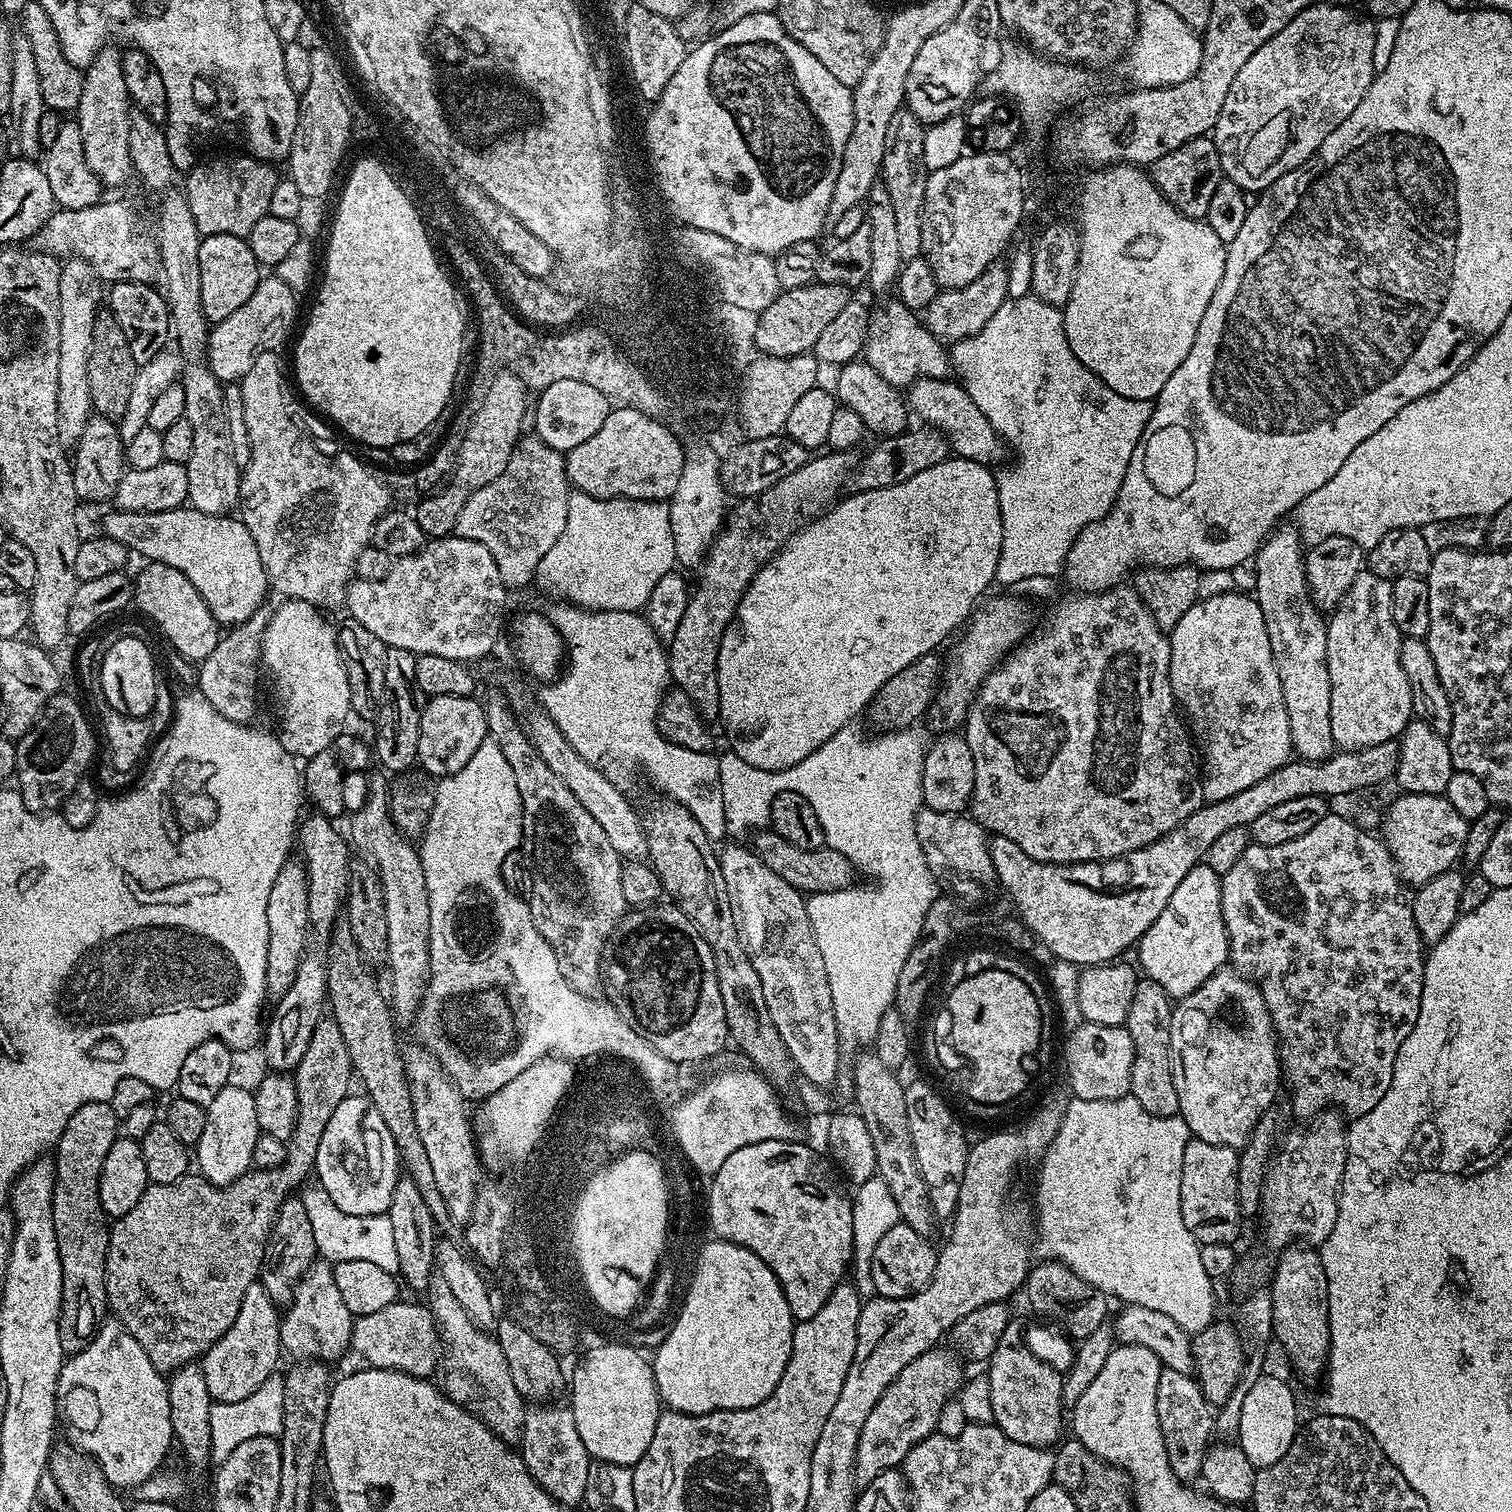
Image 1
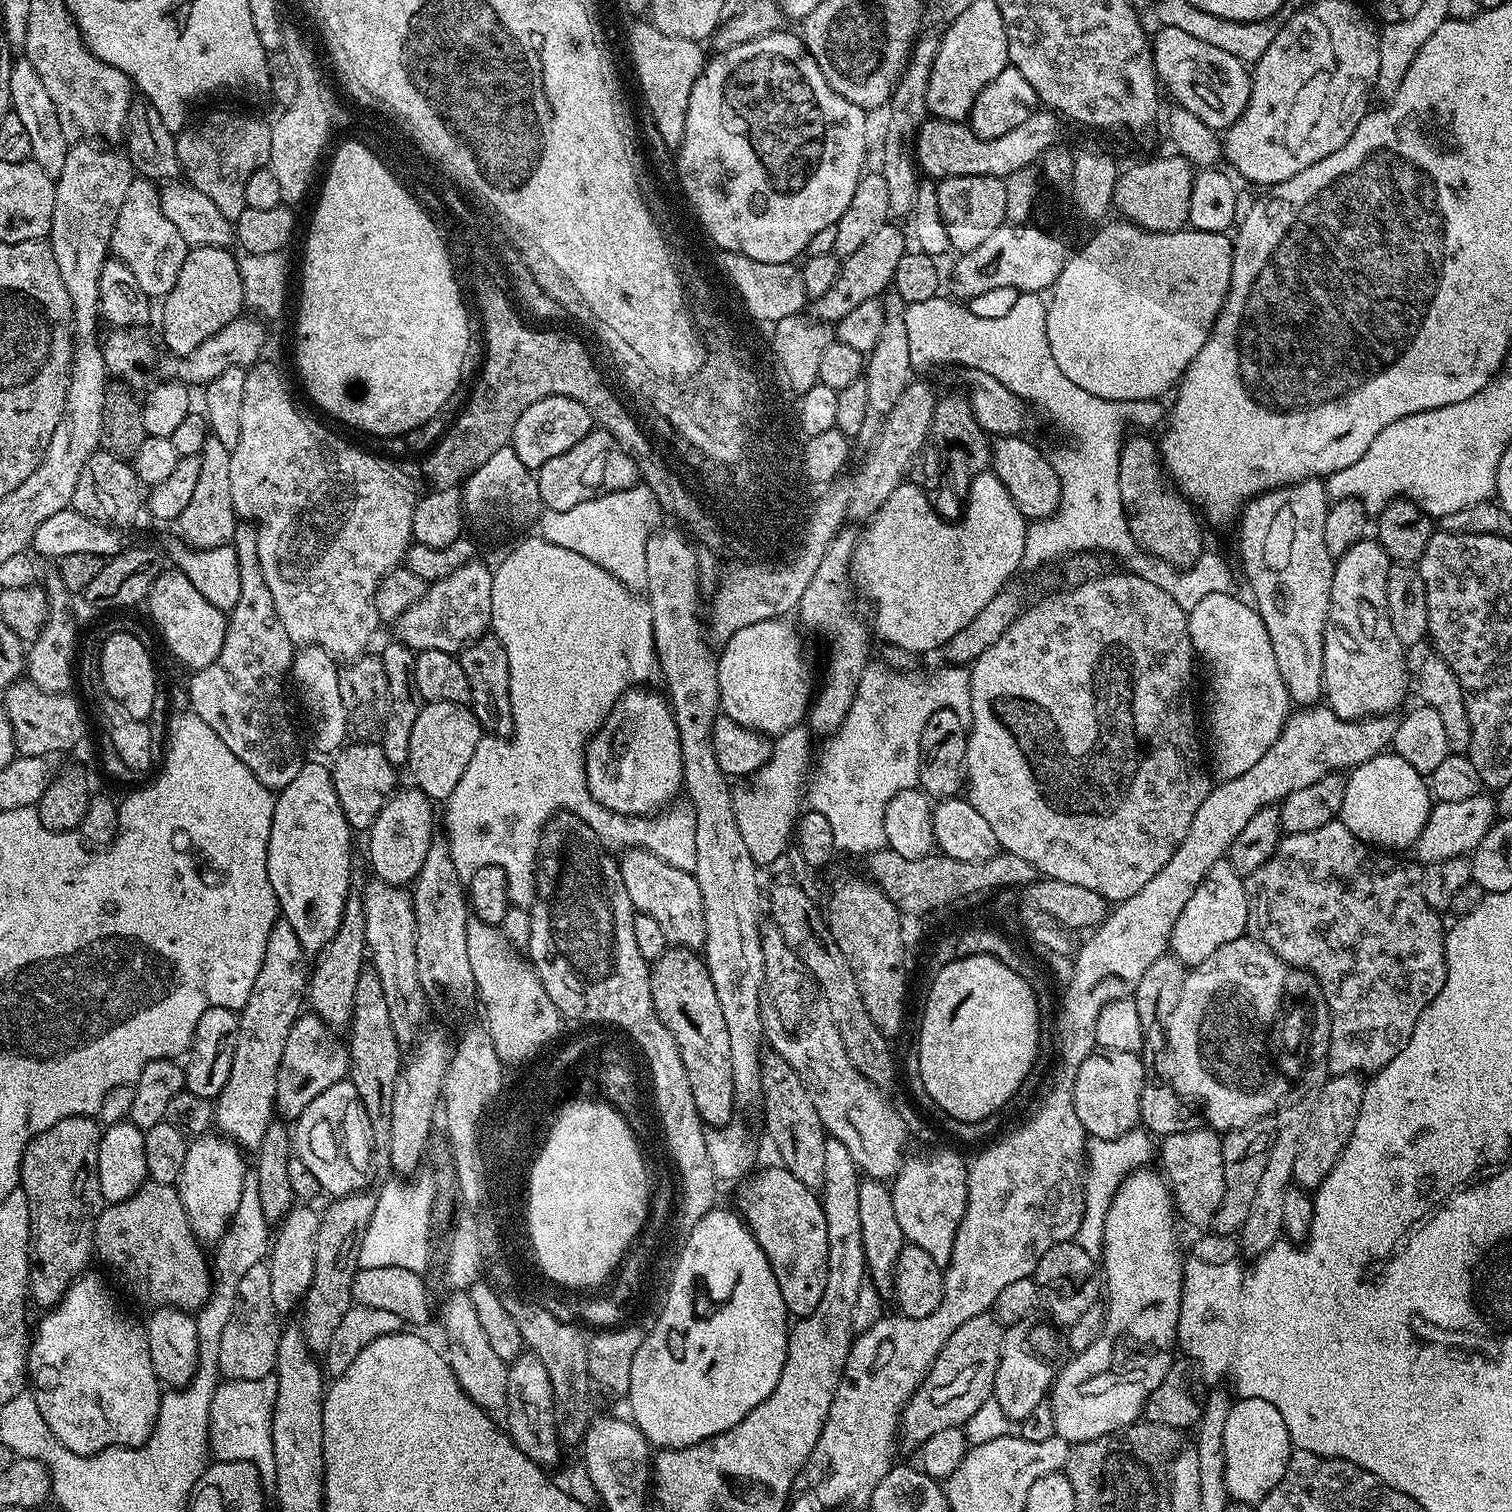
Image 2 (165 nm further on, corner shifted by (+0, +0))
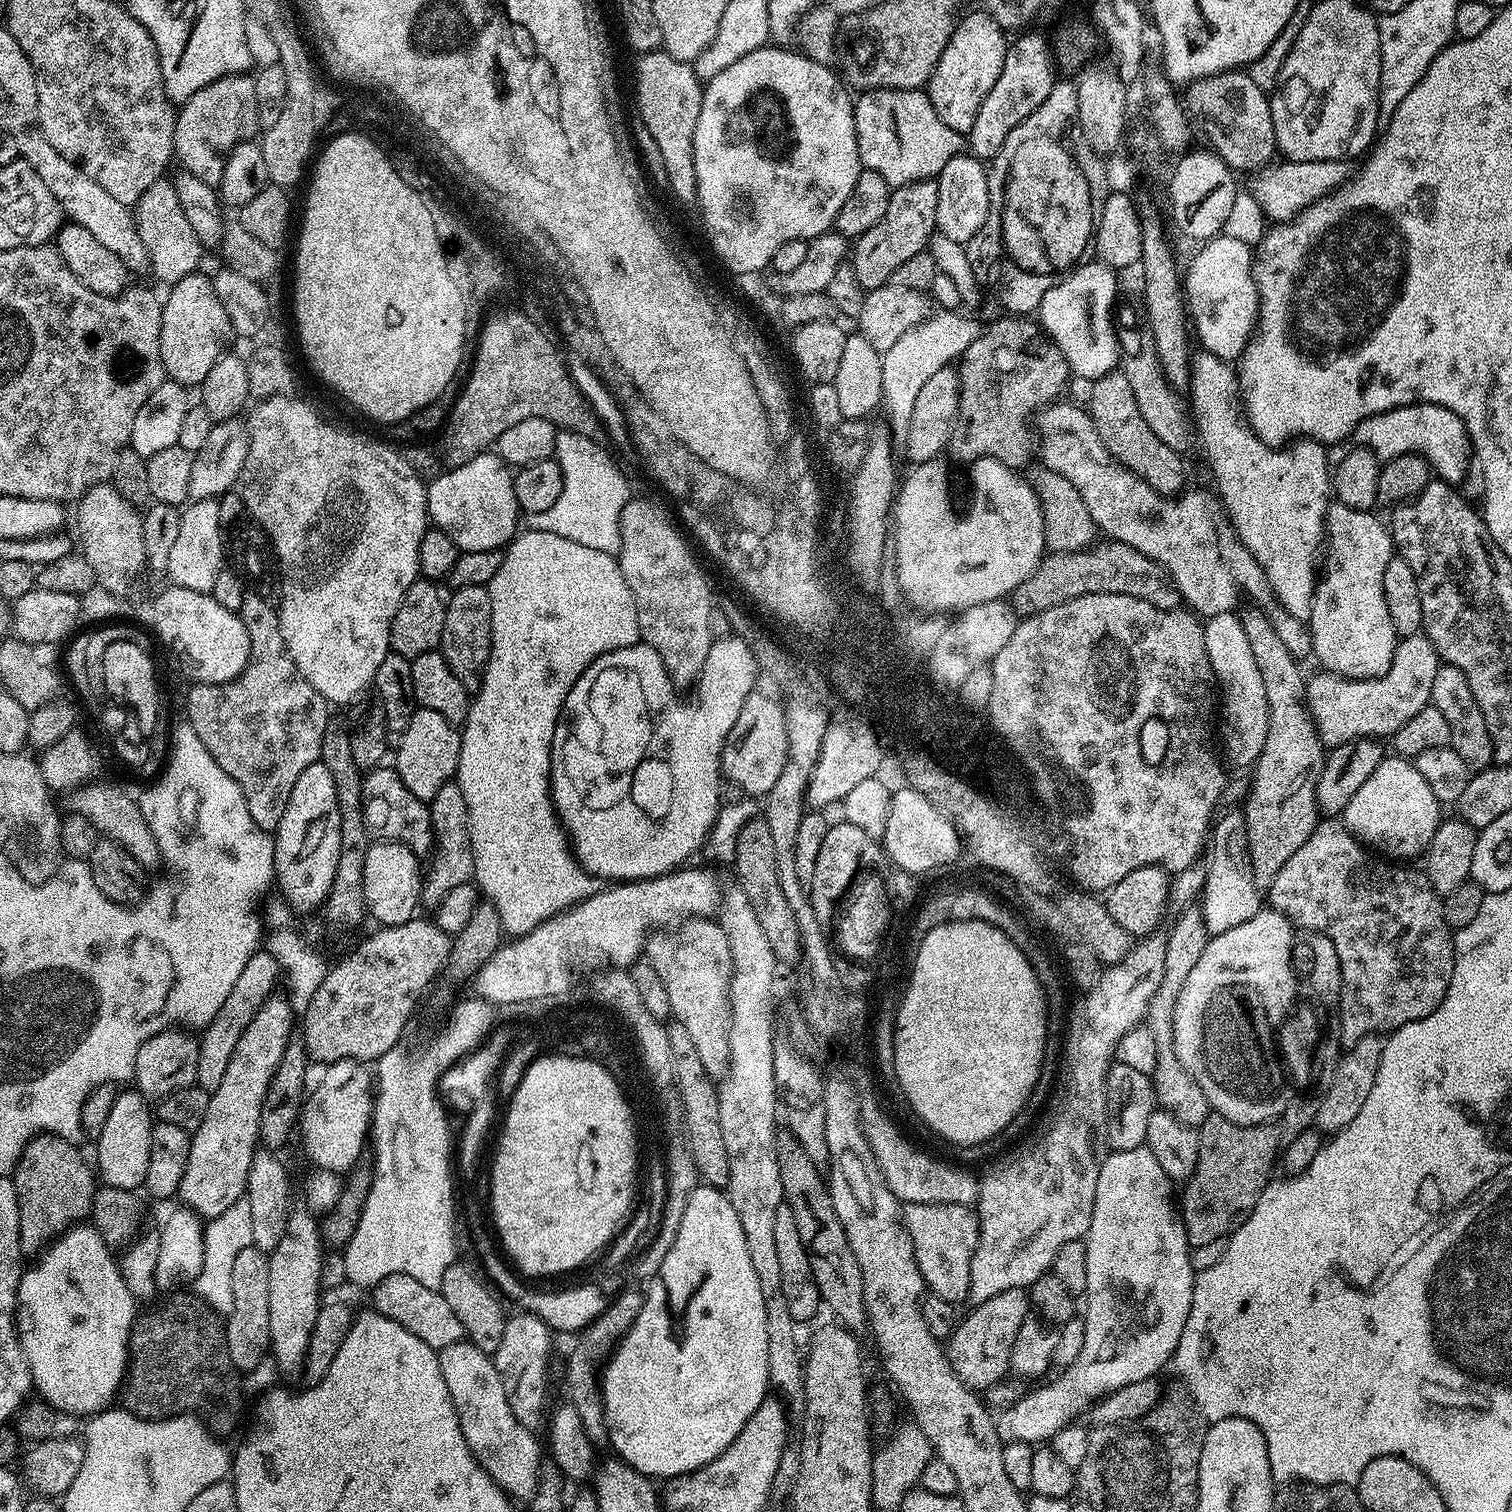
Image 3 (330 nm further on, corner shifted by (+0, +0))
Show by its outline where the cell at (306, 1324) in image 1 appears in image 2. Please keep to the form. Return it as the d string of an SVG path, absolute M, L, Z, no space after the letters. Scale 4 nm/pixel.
M294 1206L275 1225L270 1240L270 1287L274 1289L274 1306L277 1313L285 1314L308 1292L314 1278L314 1240L318 1238L321 1213L312 1206Z

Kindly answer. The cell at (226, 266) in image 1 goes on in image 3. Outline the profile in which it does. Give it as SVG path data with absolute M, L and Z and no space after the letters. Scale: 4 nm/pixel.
M197 270L171 285L168 297L165 295L162 300L160 353L164 375L185 386L201 384L210 366L229 351L234 336L230 318L212 285L212 276L202 273Z

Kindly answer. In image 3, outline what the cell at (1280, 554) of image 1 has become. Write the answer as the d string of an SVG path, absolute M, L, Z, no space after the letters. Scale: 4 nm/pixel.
M1200 350L1192 357L1191 392L1190 402L1191 405L1192 402L1194 404L1192 412L1198 429L1198 444L1199 447L1200 444L1204 447L1204 452L1208 455L1208 468L1212 471L1213 478L1220 480L1218 499L1232 521L1232 529L1246 546L1246 550L1254 554L1258 566L1262 566L1271 595L1274 600L1276 596L1280 603L1277 605L1294 618L1307 621L1316 593L1316 564L1318 568L1318 561L1326 544L1324 519L1333 495L1330 460L1328 464L1329 449L1316 440L1307 438L1297 439L1287 446L1273 446L1259 440L1248 427L1242 411L1237 369L1229 361L1210 352Z

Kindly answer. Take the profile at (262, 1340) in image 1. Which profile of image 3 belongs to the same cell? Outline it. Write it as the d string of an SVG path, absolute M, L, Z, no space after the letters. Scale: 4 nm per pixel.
M250 1247L238 1250L232 1267L232 1292L234 1306L226 1316L226 1342L230 1358L241 1373L252 1372L264 1356L269 1355L270 1338L270 1266L268 1253Z

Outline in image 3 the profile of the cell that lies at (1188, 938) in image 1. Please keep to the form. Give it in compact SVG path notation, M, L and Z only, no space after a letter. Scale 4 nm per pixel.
M1243 811L1228 812L1219 820L1220 817L1210 828L1210 851L1206 859L1208 877L1202 893L1204 925L1212 936L1226 934L1226 930L1234 930L1234 926L1250 922L1250 918L1254 918L1254 914L1258 914L1262 907L1262 890L1254 882L1254 870L1250 866Z

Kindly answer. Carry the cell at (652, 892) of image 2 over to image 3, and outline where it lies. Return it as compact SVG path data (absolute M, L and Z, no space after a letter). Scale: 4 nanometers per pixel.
M693 918L671 930L657 931L648 937L646 958L654 970L658 970L658 978L662 978L662 986L666 986L666 994L670 997L675 1023L690 1034L708 1075L723 1077L728 1070L730 1054L728 1031L732 1025L732 1011L728 995L732 959L730 942L726 942L726 934L722 934L719 923L712 918Z

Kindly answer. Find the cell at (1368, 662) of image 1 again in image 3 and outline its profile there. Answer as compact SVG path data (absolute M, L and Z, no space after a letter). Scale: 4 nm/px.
M1339 502L1329 503L1324 519L1326 555L1322 560L1328 573L1325 576L1323 573L1316 581L1314 602L1306 621L1312 633L1311 655L1316 656L1319 667L1335 676L1345 676L1347 680L1375 680L1384 676L1386 670L1390 670L1390 662L1394 662L1398 643L1394 622L1390 622L1390 614L1386 611L1386 598L1382 598L1382 574L1386 562L1390 562L1394 555L1392 533L1385 521L1383 524L1376 515L1375 511L1363 512Z

